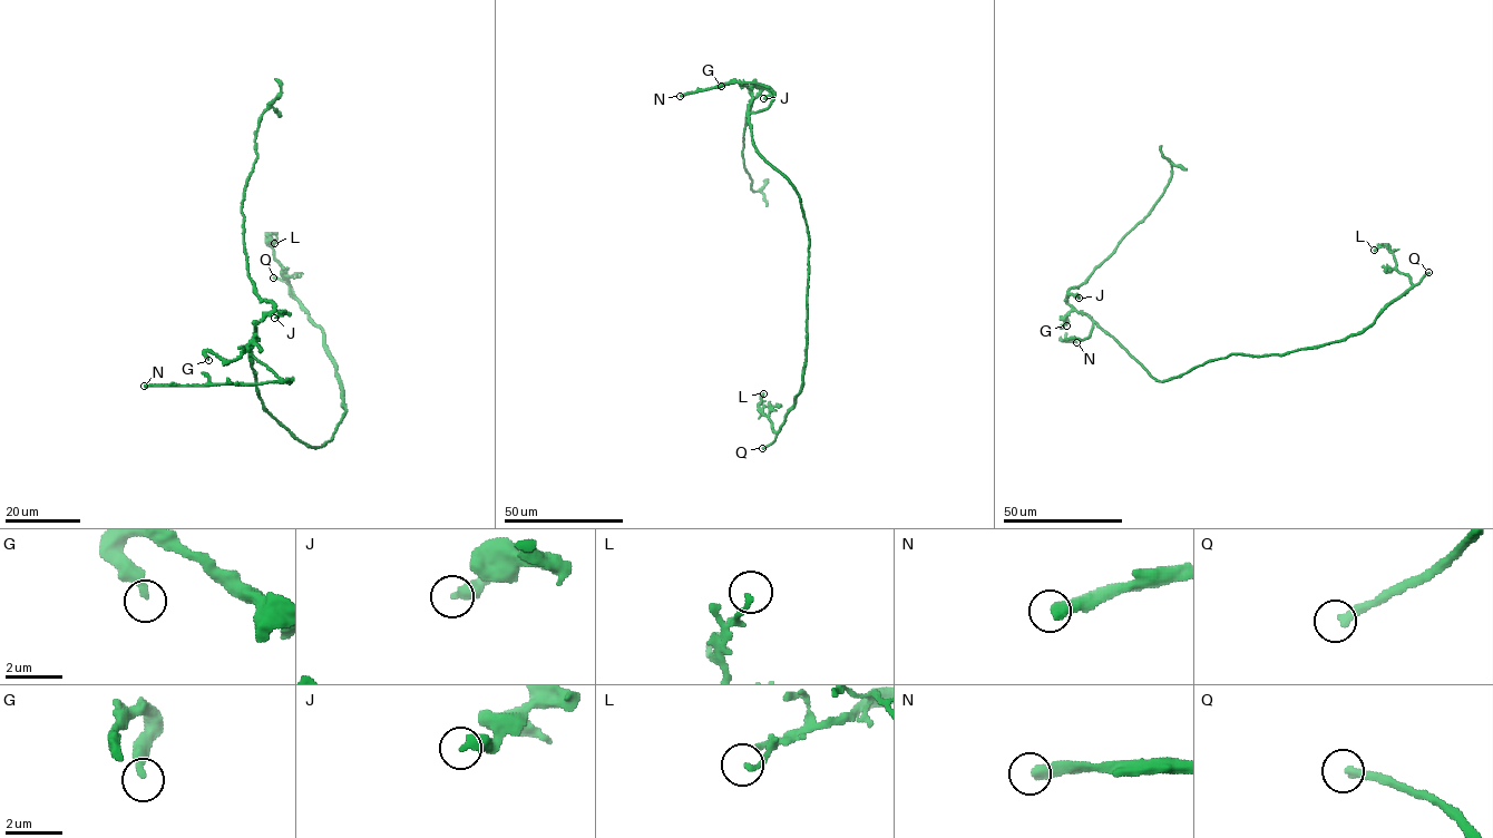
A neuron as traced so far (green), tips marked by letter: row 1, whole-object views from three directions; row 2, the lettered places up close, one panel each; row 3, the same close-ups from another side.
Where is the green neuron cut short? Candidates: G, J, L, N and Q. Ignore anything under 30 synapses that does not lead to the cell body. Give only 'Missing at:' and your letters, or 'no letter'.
Missing at: N, Q

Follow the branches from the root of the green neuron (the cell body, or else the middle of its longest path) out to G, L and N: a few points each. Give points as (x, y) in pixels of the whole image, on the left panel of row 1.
G: (320, 446), (298, 440), (263, 406), (252, 368), (256, 338), (235, 359), (206, 351), (208, 360)
L: (320, 446), (331, 439), (345, 412), (340, 380), (323, 332), (291, 293), (266, 235), (274, 243)
N: (320, 446), (309, 447), (298, 440), (263, 406), (252, 368), (253, 356), (285, 382), (292, 380), (144, 386)

